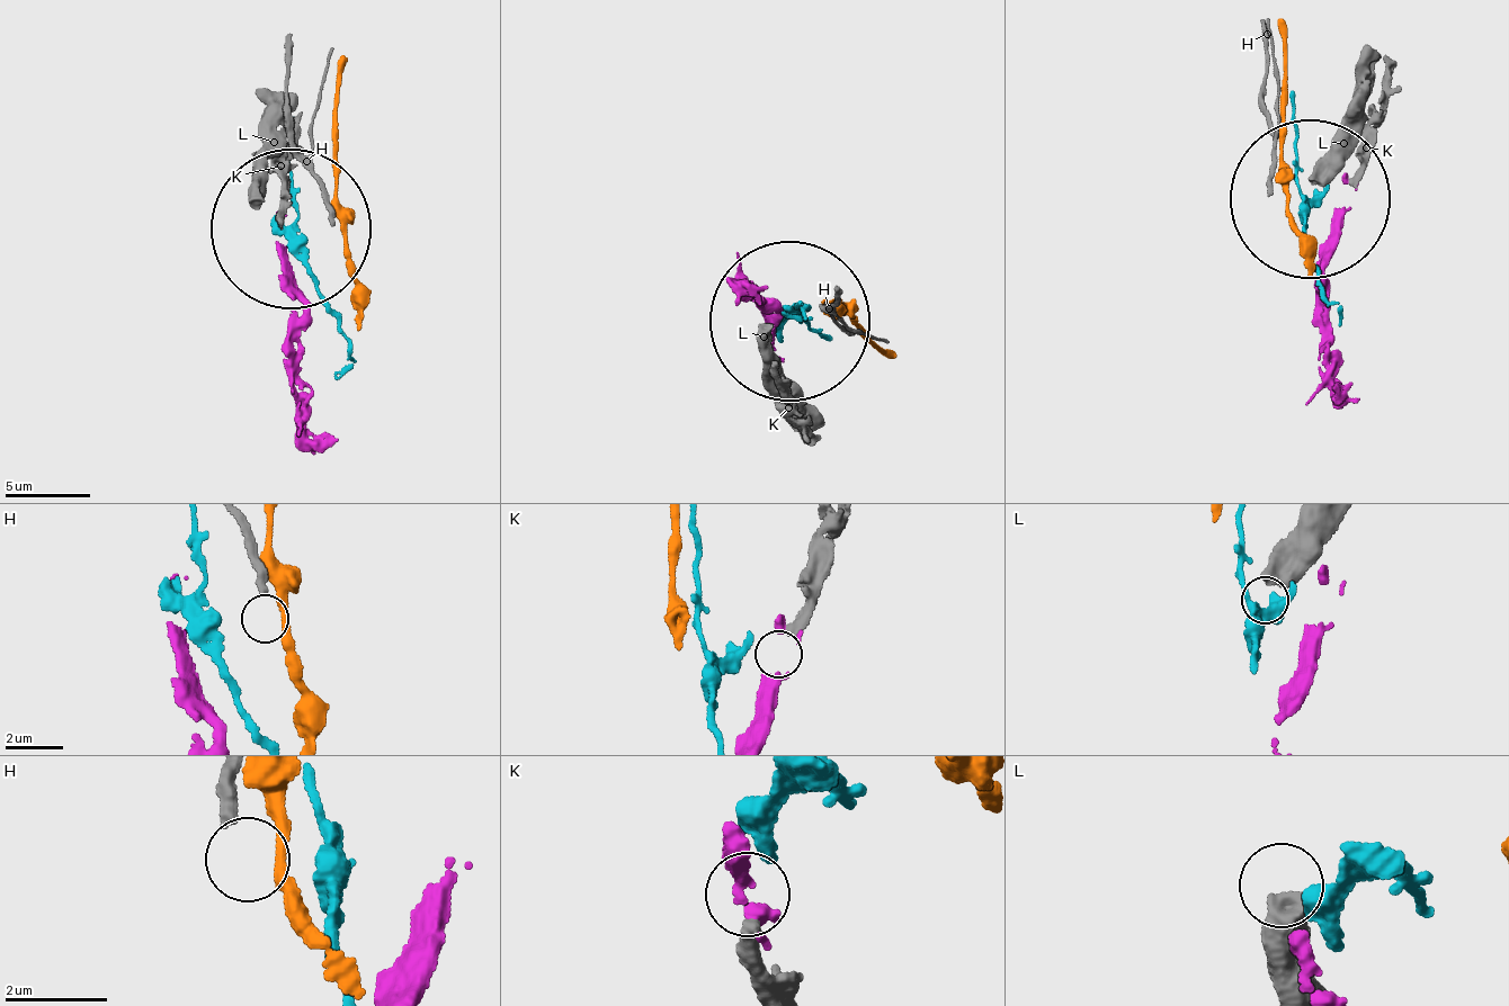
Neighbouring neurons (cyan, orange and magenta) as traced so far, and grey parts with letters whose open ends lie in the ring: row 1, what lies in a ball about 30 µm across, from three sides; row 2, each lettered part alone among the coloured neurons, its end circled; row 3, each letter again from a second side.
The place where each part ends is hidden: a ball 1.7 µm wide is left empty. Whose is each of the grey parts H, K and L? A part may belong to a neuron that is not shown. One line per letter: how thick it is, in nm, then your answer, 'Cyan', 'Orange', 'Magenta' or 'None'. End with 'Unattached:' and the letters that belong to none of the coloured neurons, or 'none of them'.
H: Thickness 300 nm. None
K: Thickness 380 nm. Magenta
L: Thickness 600 nm. None
Unattached: H, L

